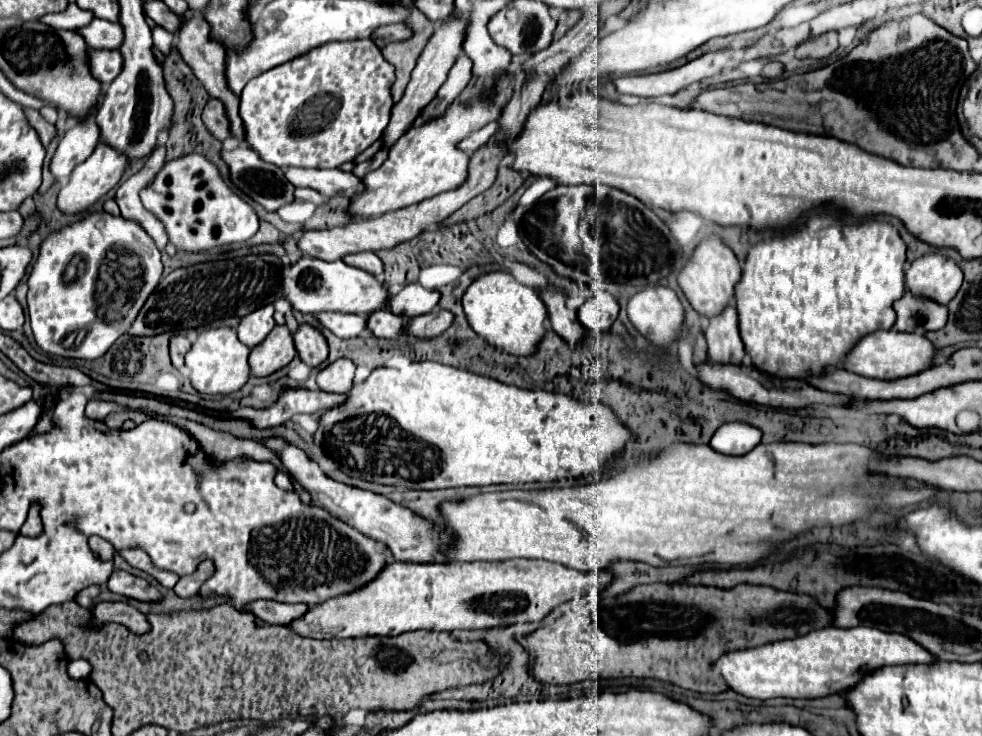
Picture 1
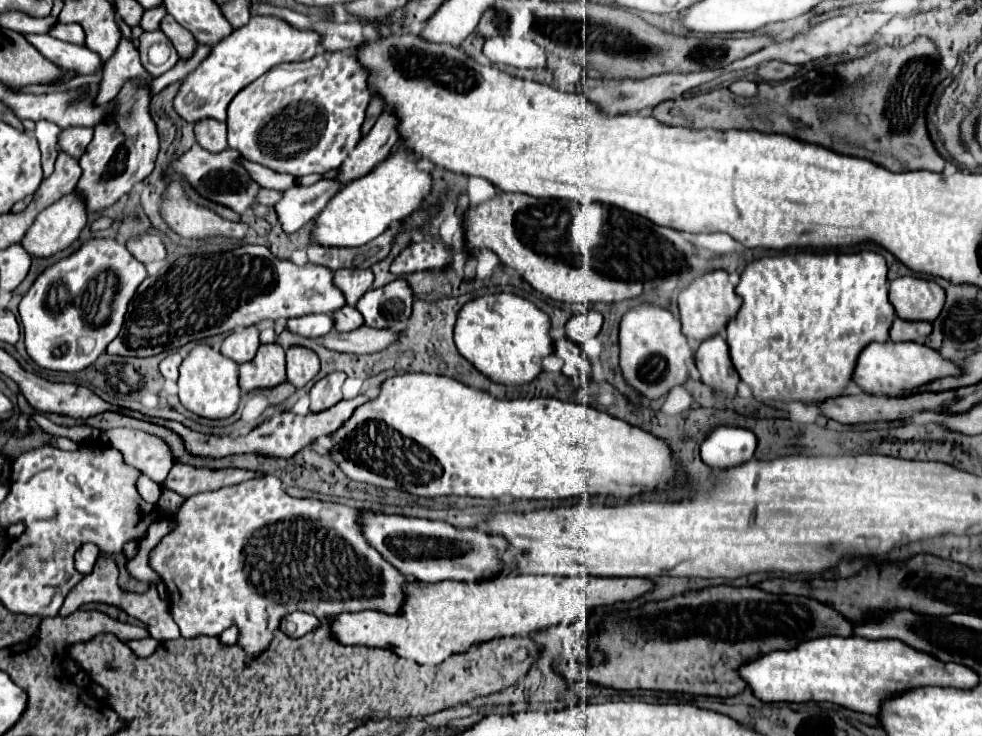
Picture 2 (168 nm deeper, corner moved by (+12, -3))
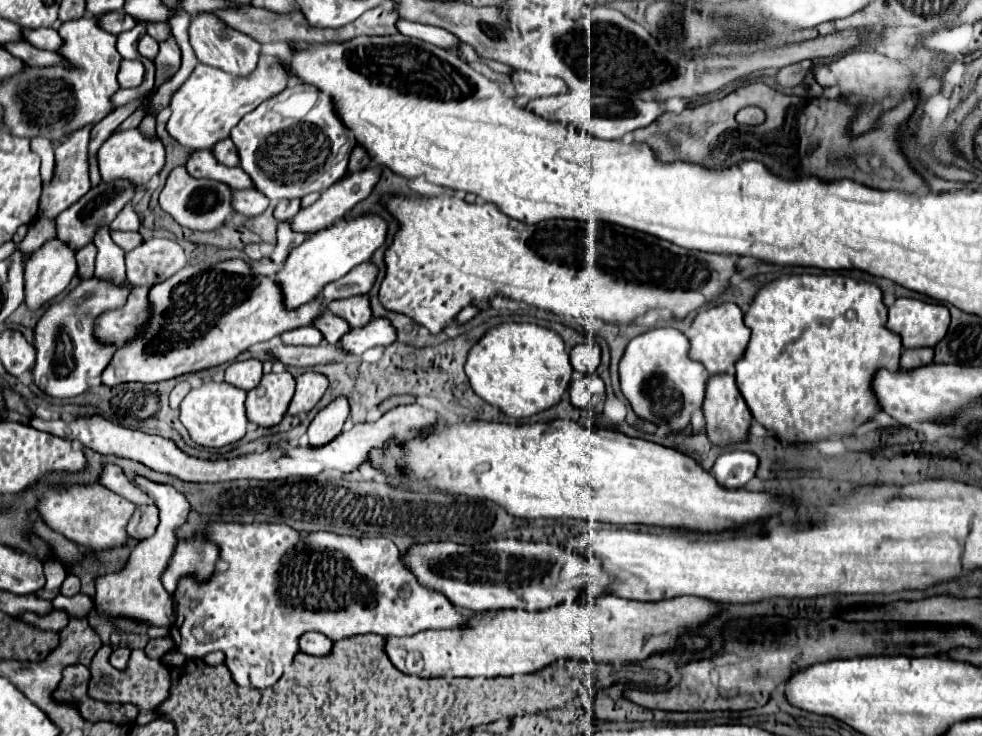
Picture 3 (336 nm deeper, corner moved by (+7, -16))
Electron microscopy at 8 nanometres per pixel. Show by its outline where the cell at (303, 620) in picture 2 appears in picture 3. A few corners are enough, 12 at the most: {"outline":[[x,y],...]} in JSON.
{"outline":[[307,632],[299,640],[301,652],[327,656],[333,640],[319,632]]}

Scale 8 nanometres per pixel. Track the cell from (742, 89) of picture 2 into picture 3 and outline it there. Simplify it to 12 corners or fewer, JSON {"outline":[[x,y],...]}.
{"outline":[[755,106],[737,112],[737,122],[757,126],[765,120],[765,112]]}

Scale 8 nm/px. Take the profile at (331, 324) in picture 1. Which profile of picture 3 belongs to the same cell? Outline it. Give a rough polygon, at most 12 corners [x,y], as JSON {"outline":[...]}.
{"outline":[[303,326],[281,334],[283,344],[319,346],[321,332]]}

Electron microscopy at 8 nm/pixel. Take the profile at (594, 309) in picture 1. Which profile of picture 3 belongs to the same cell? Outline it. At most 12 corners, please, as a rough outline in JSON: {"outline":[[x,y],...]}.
{"outline":[[585,342],[571,350],[579,374],[595,374],[601,348]]}

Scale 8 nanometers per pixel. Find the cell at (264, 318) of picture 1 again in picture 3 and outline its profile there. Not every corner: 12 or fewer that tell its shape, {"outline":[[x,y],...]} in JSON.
{"outline":[[259,360],[233,362],[225,382],[245,392],[261,382]]}

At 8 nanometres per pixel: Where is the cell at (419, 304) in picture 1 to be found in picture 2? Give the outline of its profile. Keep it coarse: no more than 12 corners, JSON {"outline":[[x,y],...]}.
{"outline":[[404,279],[370,289],[356,309],[364,325],[396,329],[414,305]]}

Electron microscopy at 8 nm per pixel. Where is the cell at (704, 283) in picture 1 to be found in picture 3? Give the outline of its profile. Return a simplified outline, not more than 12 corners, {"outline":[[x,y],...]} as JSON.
{"outline":[[733,302],[701,310],[689,358],[731,374],[751,330]]}

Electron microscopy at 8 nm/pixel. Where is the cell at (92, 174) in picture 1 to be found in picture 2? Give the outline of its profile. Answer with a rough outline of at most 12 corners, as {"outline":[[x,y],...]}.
{"outline":[[74,189],[48,205],[22,239],[38,257],[66,249],[88,217]]}

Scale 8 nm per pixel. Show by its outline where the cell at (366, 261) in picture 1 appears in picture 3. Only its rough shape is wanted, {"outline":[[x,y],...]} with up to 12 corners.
{"outline":[[367,296],[329,302],[329,310],[363,328],[371,320]]}

